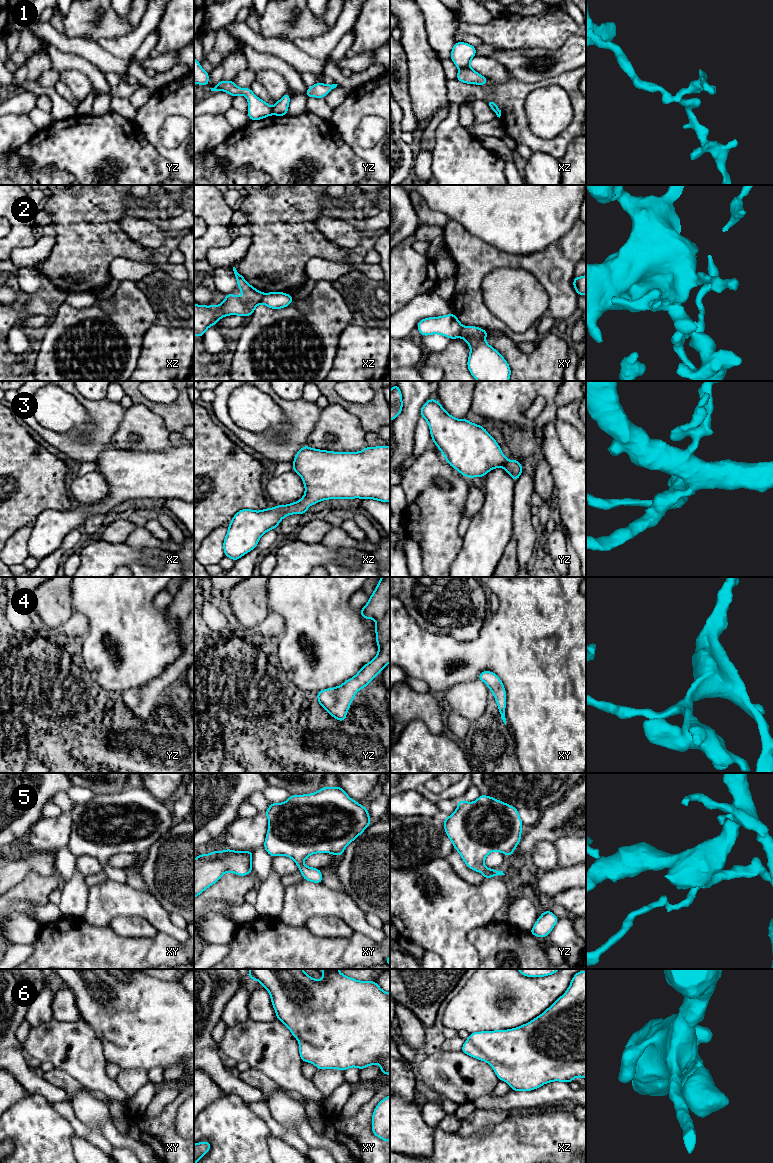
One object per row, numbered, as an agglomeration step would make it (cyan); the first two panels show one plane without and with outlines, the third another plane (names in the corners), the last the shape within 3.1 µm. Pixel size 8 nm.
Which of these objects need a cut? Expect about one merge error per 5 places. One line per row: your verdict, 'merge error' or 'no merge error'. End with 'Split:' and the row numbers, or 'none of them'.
1: merge error
2: merge error
3: no merge error
4: no merge error
5: no merge error
6: no merge error
Split: 1, 2

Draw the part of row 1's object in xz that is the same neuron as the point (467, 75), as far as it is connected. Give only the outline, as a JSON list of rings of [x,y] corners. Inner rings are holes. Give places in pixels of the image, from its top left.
[[[471,67],[459,68],[456,79],[462,83],[486,85],[488,80],[478,72],[474,71]]]

